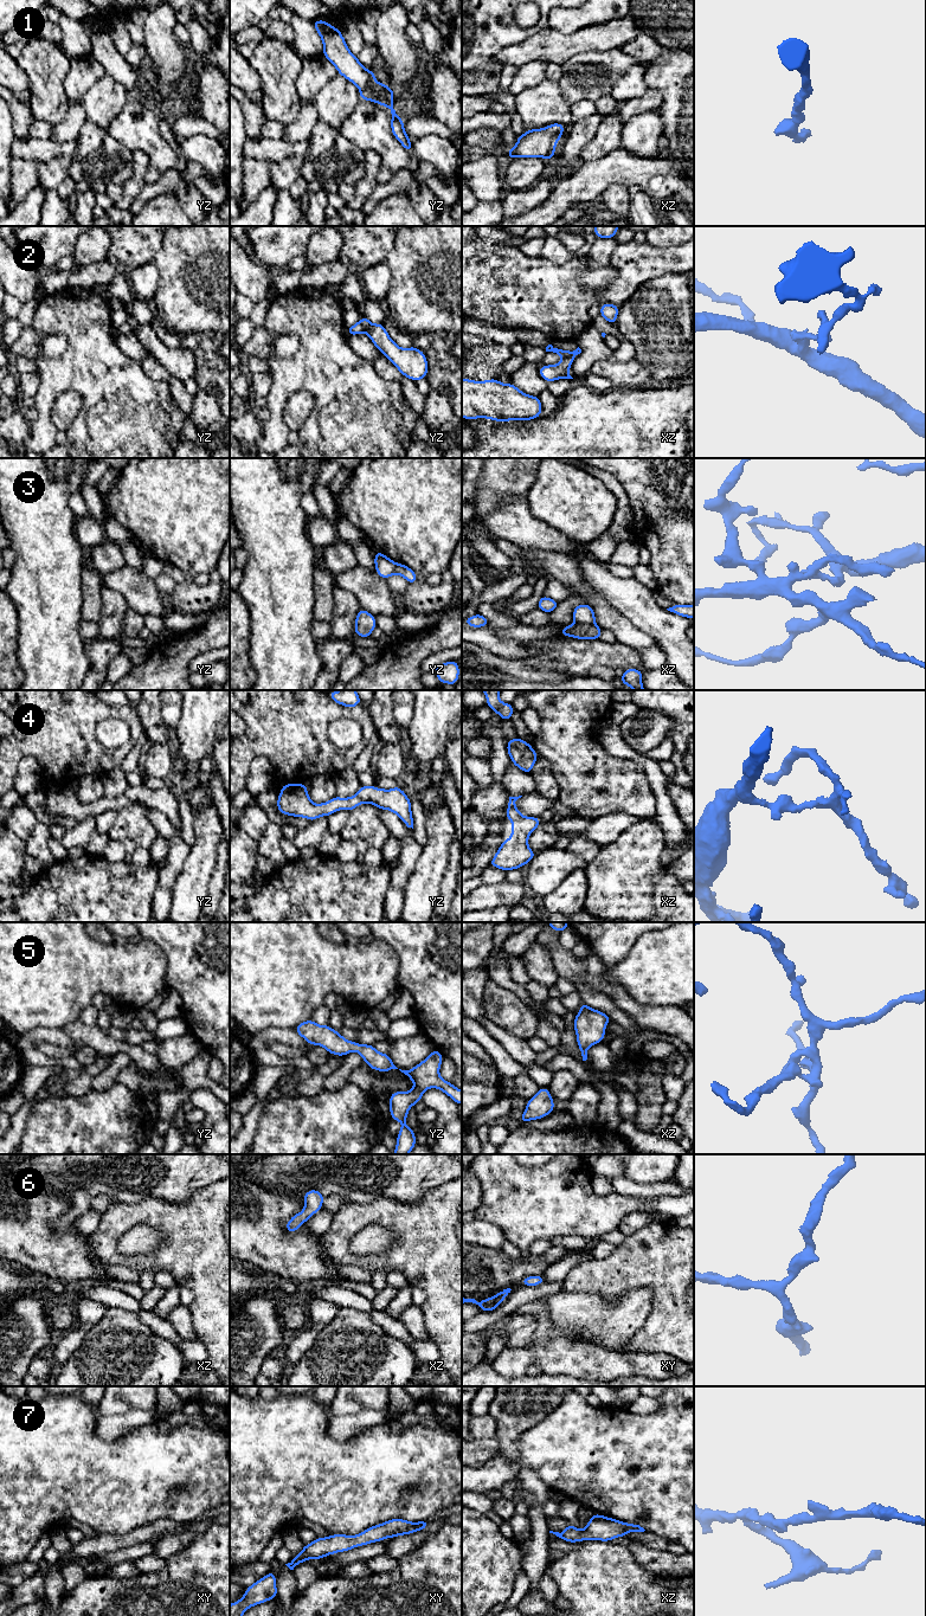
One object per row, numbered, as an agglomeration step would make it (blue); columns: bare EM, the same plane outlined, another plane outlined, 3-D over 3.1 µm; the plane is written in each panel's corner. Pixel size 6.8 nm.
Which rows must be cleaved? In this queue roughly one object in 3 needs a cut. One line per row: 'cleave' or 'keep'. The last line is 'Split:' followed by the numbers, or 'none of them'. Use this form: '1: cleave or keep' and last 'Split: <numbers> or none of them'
1: keep
2: cleave
3: cleave
4: keep
5: keep
6: keep
7: keep
Split: 2, 3

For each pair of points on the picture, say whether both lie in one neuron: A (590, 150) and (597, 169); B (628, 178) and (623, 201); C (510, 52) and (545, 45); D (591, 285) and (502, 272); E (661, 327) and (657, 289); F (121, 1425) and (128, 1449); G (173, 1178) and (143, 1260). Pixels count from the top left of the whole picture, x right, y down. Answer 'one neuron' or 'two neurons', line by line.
A: two neurons
B: two neurons
C: one neuron
D: two neurons
E: one neuron
F: two neurons
G: two neurons

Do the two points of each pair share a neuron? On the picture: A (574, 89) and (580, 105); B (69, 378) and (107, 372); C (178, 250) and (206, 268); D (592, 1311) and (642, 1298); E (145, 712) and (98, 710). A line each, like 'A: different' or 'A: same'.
A: different
B: same
C: same
D: same
E: different

